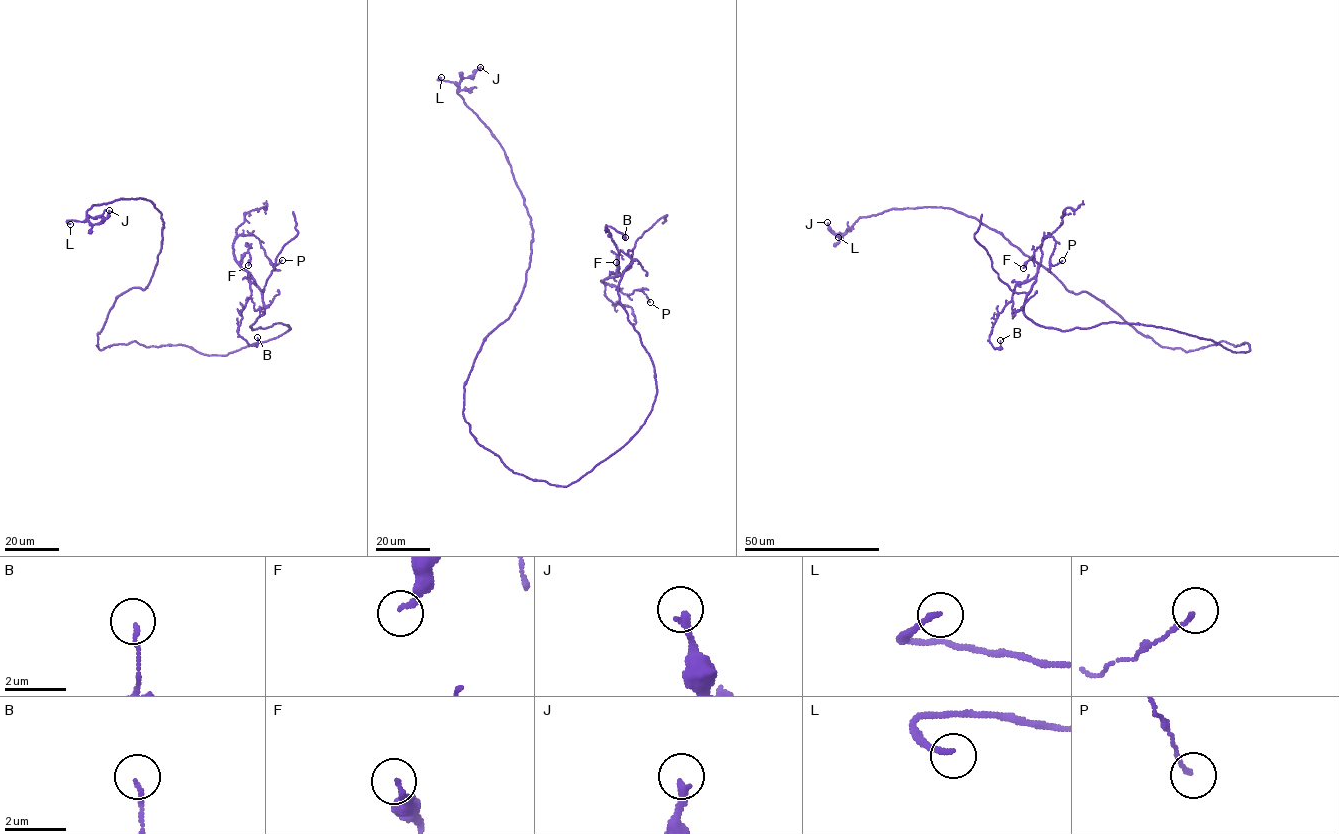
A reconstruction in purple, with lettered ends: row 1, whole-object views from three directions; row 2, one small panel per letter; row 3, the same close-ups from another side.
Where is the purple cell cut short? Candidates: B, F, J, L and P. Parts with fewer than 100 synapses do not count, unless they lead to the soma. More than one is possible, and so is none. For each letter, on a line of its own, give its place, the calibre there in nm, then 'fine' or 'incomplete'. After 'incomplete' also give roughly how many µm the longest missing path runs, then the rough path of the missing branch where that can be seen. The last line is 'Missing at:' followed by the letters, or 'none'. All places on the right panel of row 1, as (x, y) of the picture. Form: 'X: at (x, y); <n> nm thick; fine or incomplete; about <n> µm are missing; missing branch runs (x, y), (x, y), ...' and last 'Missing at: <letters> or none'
B: at (1000, 340); 110 nm thick; fine
F: at (1023, 268); 170 nm thick; fine
J: at (827, 222); 240 nm thick; fine
L: at (838, 237); 160 nm thick; fine
P: at (1062, 260); 150 nm thick; fine
Missing at: none

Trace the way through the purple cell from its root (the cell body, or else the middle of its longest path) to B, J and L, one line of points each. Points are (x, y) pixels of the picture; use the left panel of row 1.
B: (138, 343), (227, 355), (290, 328), (252, 330), (266, 307), (249, 298), (238, 334), (257, 337)
J: (138, 343), (100, 350), (97, 334), (120, 295), (148, 284), (163, 221), (139, 198), (109, 210)
L: (138, 343), (100, 350), (97, 334), (120, 295), (148, 284), (161, 214), (146, 199), (121, 198), (70, 224)

